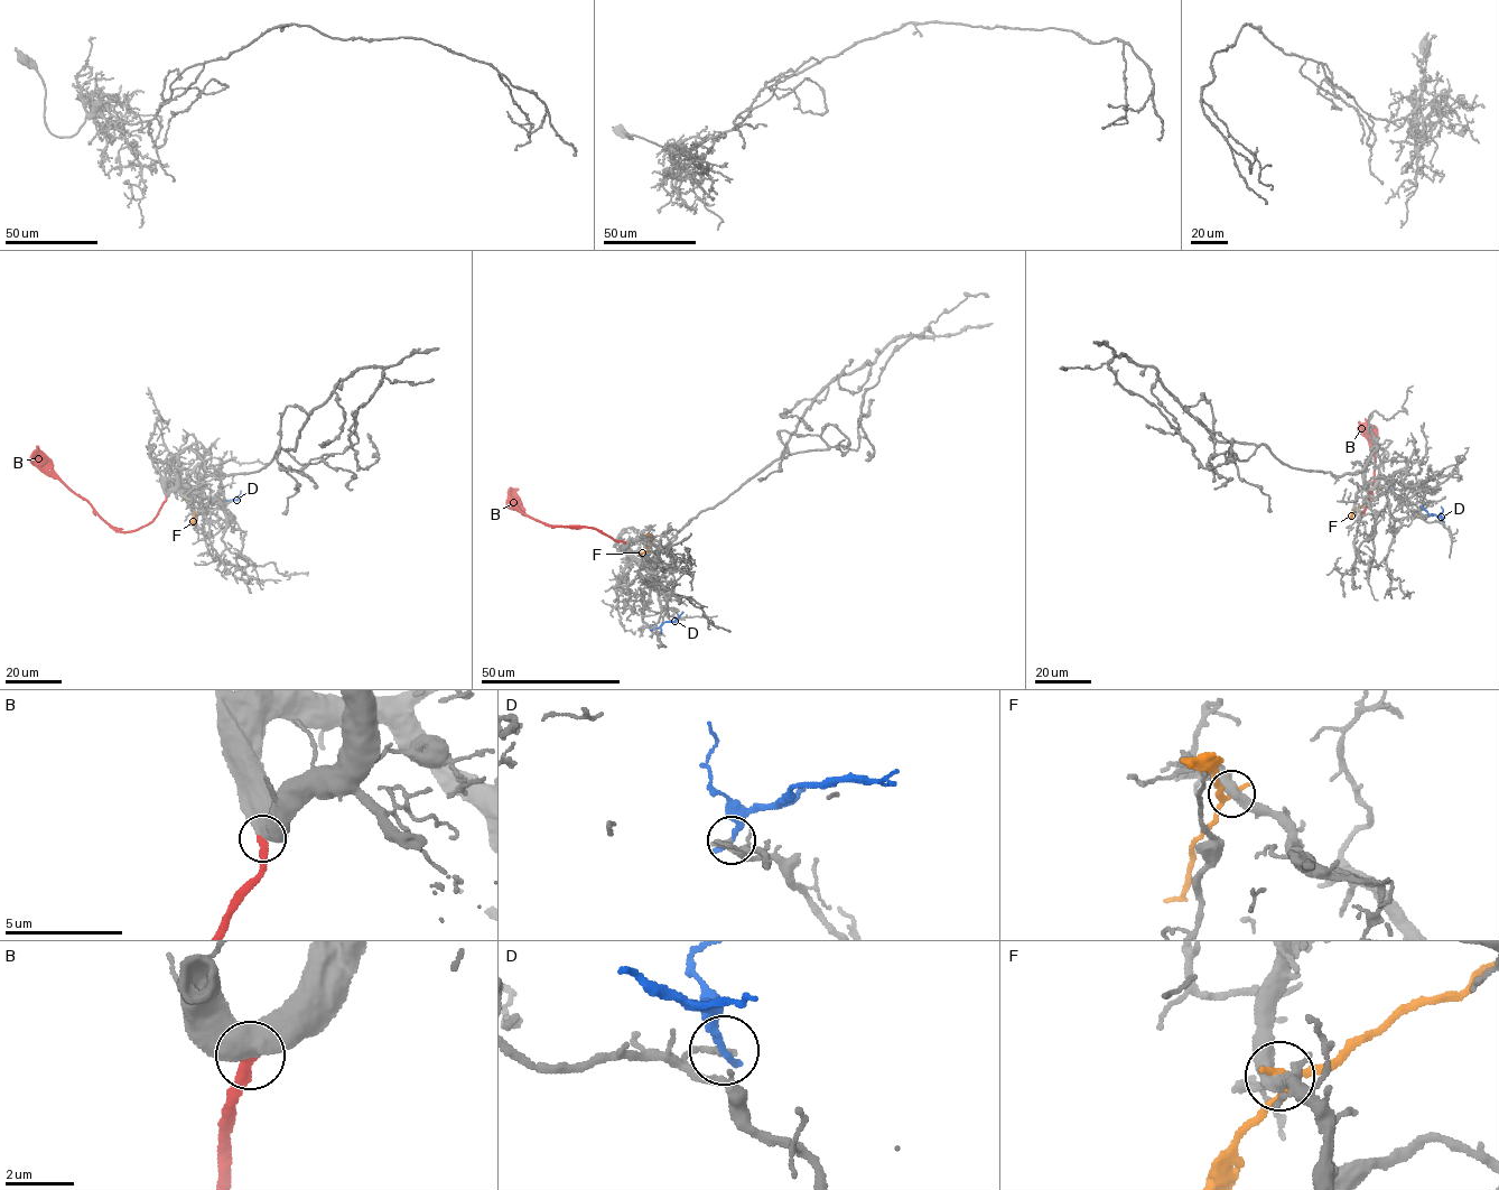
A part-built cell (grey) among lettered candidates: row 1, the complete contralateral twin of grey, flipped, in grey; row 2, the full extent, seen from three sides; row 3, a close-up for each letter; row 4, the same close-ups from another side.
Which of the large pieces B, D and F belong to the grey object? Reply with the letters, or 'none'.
B

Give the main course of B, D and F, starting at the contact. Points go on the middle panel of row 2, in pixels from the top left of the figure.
B: (625, 542), (594, 528), (543, 523), (523, 514), (519, 509), (518, 487)
D: (652, 629), (673, 621), (683, 613)
F: (653, 539), (648, 549), (638, 552)

